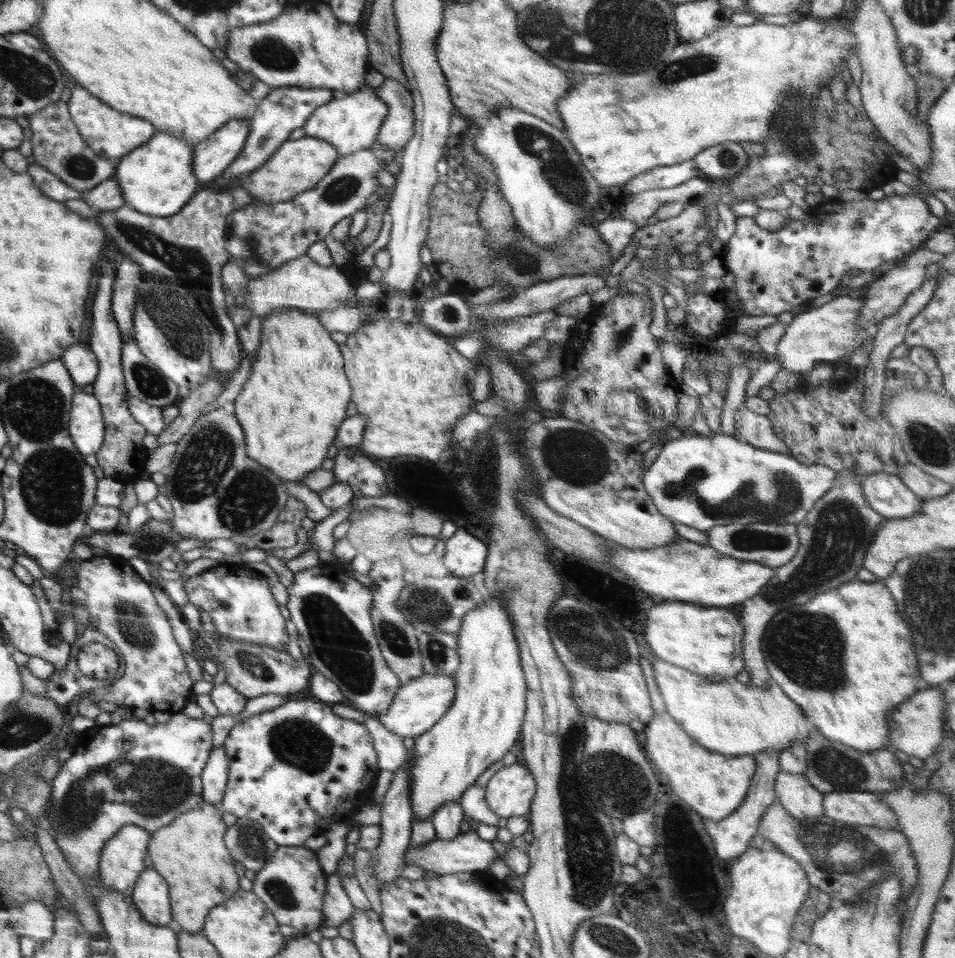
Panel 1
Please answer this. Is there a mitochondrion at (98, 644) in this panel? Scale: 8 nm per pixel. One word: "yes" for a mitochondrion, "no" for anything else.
yes

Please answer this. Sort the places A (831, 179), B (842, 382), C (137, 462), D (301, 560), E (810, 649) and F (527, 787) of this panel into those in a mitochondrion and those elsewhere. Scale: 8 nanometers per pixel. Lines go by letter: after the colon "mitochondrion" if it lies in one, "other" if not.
A: other
B: other
C: other
D: other
E: mitochondrion
F: other

